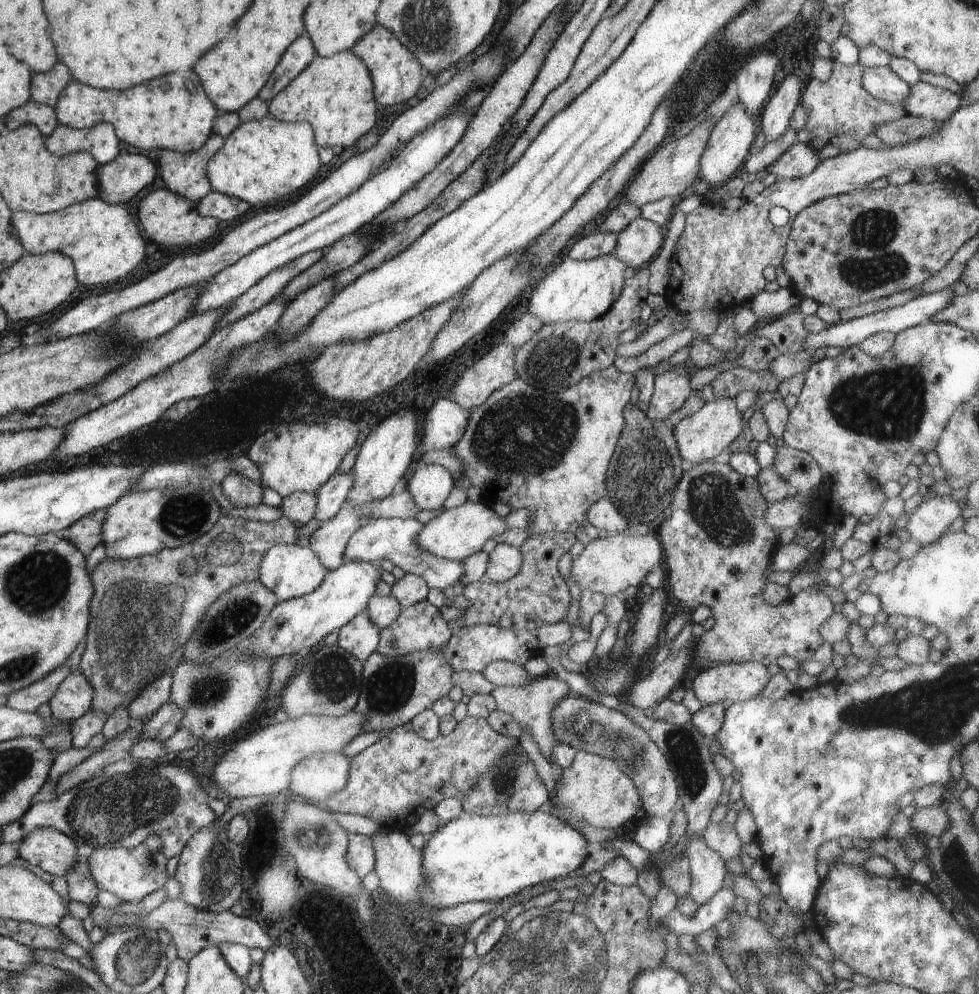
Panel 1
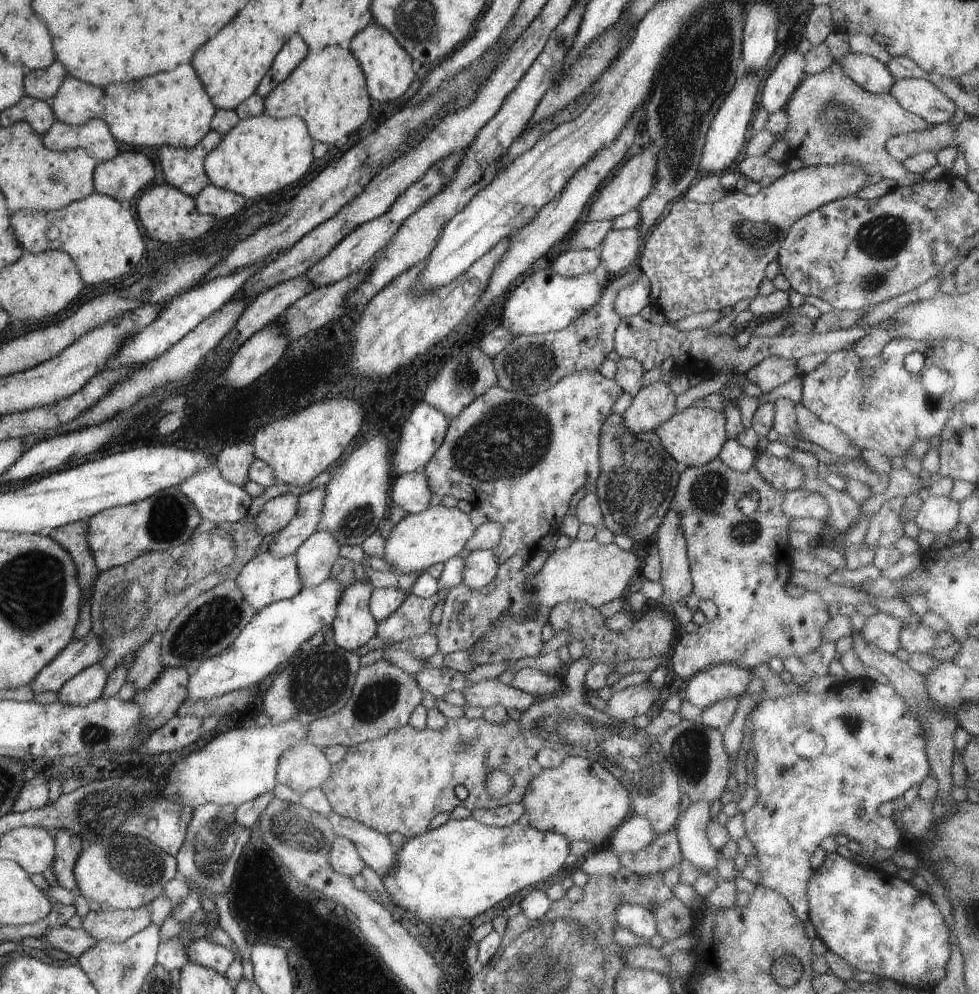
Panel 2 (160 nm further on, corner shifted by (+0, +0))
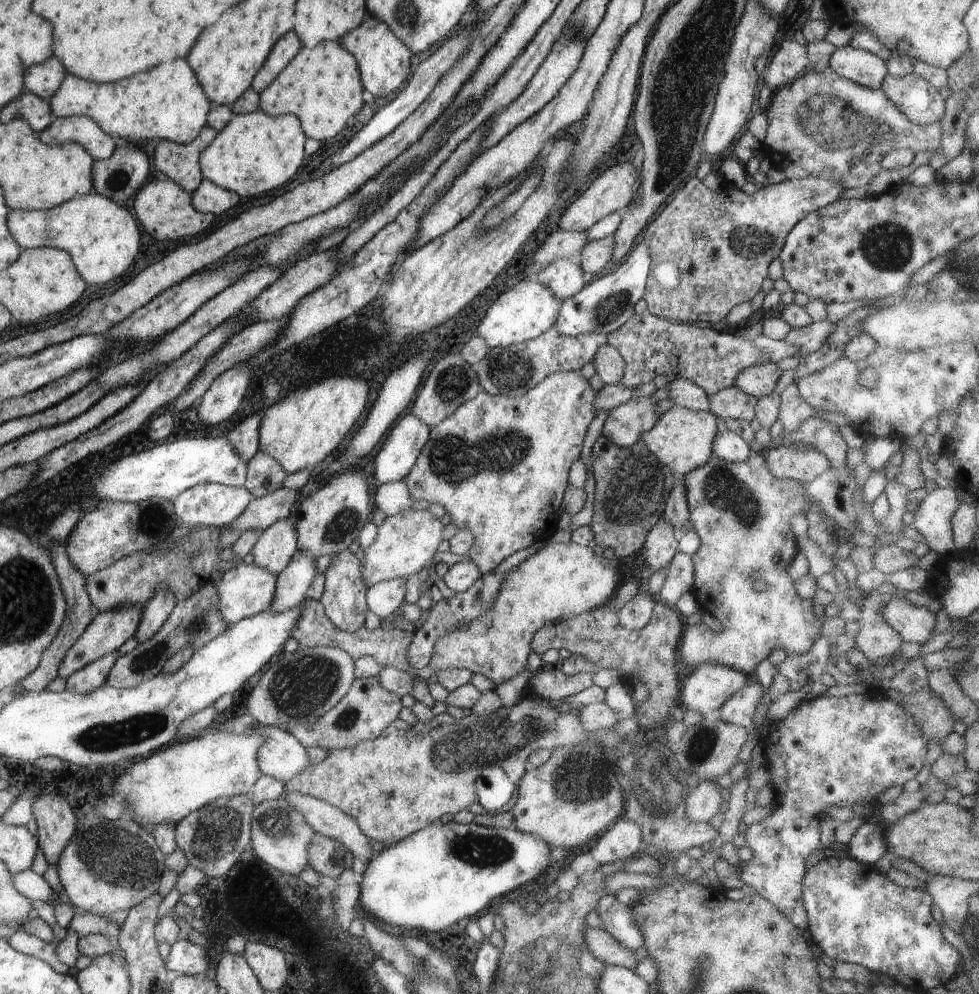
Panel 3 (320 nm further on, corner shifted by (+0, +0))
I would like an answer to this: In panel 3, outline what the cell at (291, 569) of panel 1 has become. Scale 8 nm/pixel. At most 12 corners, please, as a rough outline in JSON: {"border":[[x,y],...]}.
{"border":[[254,564],[215,583],[228,627],[268,611],[278,575]]}

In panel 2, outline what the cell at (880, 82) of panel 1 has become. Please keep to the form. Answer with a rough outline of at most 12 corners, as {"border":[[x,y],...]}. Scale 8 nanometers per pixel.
{"border":[[850,50],[837,63],[871,93],[896,80],[883,62]]}

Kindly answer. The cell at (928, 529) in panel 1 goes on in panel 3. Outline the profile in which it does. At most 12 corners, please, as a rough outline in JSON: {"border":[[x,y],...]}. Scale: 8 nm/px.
{"border":[[938,486],[912,526],[941,558],[957,552],[951,520],[961,490]]}

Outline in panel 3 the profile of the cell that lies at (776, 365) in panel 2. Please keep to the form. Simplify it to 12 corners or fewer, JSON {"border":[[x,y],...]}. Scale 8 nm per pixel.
{"border":[[773,362],[738,373],[733,386],[759,399],[774,390],[782,370]]}

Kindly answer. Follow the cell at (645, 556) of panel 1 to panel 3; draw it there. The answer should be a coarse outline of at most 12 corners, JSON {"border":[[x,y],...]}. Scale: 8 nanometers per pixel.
{"border":[[548,544],[492,606],[438,638],[423,674],[466,669],[496,686],[536,632],[605,605],[616,560]]}

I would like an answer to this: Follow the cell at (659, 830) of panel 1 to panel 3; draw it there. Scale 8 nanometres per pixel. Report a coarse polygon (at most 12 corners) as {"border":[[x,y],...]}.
{"border":[[618,818],[591,844],[601,866],[642,850],[640,827]]}

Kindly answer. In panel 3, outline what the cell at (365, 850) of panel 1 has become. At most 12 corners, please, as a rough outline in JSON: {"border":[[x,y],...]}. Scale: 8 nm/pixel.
{"border":[[316,834],[308,844],[309,865],[337,878],[353,854],[337,840]]}

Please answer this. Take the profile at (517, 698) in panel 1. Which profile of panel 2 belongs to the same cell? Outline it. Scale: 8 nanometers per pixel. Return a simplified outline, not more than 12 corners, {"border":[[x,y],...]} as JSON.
{"border":[[498,679],[461,690],[465,707],[500,705],[522,712],[535,696]]}

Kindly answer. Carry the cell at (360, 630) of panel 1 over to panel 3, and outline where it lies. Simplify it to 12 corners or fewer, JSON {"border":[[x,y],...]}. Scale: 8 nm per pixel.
{"border":[[350,550],[332,557],[319,601],[340,630],[364,627],[369,586]]}

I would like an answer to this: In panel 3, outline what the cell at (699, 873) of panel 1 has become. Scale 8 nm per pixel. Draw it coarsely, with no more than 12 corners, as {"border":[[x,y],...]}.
{"border":[[699,781],[687,794],[685,815],[708,823],[725,791],[716,781]]}

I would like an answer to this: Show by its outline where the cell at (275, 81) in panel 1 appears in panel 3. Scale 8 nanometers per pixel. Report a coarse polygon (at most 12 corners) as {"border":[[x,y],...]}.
{"border":[[294,32],[274,44],[251,87],[259,94],[298,54]]}

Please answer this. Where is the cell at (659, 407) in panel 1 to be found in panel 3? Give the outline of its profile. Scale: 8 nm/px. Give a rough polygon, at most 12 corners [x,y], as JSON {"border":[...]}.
{"border":[[651,396],[608,411],[602,434],[627,449],[660,415]]}

